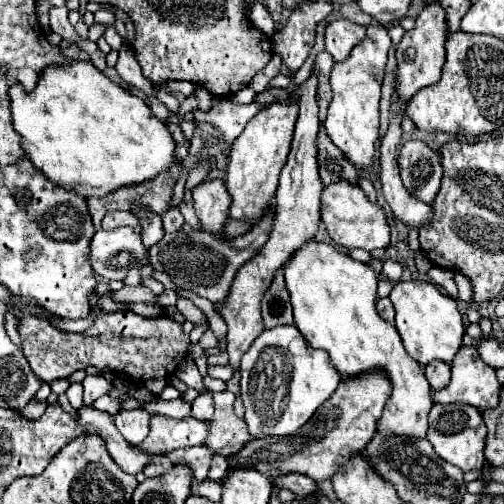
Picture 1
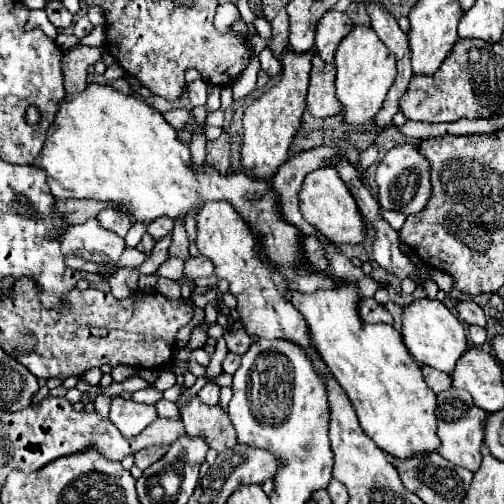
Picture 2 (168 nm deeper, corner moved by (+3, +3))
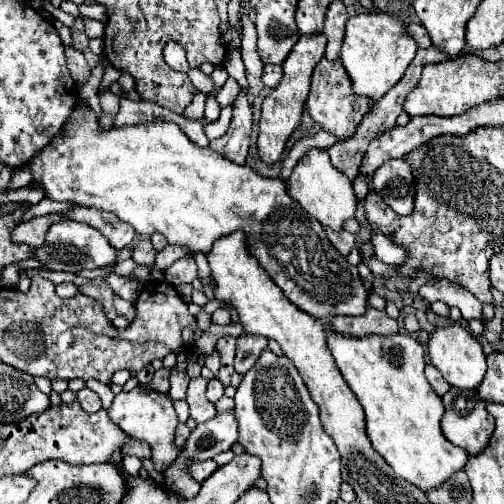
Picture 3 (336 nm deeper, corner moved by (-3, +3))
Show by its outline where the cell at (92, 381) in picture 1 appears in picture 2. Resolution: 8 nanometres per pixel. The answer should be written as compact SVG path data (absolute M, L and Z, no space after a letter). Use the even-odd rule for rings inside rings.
M161 371L159 379L153 383L153 387L159 389L159 391L165 391L165 389L169 389L173 385L175 385L175 373L169 373L169 371Z

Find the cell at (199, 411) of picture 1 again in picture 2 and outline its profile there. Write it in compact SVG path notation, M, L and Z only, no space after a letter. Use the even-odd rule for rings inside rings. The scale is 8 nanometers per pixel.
M207 381L207 385L197 393L199 397L201 397L201 401L203 403L207 403L207 405L217 405L219 403L219 385L217 383L213 383L213 381Z

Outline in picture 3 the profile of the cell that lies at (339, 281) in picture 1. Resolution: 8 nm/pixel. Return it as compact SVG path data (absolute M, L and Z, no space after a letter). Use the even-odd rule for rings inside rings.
M327 325L327 345L351 391L357 395L367 417L367 435L375 451L393 467L395 475L429 491L439 487L467 463L467 453L441 433L441 397L423 375L423 347L411 335L339 335Z

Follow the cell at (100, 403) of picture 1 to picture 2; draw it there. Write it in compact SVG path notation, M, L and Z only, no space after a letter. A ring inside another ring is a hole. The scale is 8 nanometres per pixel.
M145 387L145 389L139 389L133 393L133 399L139 401L139 403L157 403L159 399L163 399L161 391L157 391L155 387Z

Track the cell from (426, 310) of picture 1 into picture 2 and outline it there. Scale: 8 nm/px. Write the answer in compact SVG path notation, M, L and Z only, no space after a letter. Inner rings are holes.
M417 299L403 311L403 341L409 349L409 353L419 361L421 365L429 365L433 369L439 369L447 375L455 371L457 361L465 355L469 349L465 329L461 321L437 299Z

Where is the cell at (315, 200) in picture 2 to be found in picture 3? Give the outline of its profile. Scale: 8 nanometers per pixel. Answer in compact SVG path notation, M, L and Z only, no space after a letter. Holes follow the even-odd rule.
M311 149L305 157L299 159L293 175L287 179L287 191L289 195L311 215L315 217L323 227L329 227L333 231L343 231L343 223L351 217L355 217L357 211L357 197L351 185L351 179L343 175L339 169L335 169L329 161L327 151L323 149Z

